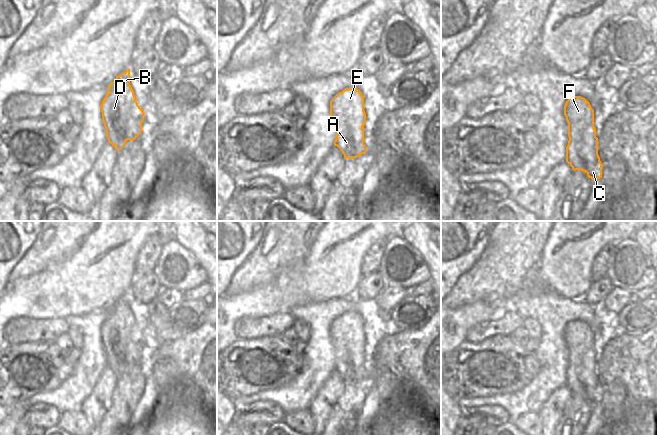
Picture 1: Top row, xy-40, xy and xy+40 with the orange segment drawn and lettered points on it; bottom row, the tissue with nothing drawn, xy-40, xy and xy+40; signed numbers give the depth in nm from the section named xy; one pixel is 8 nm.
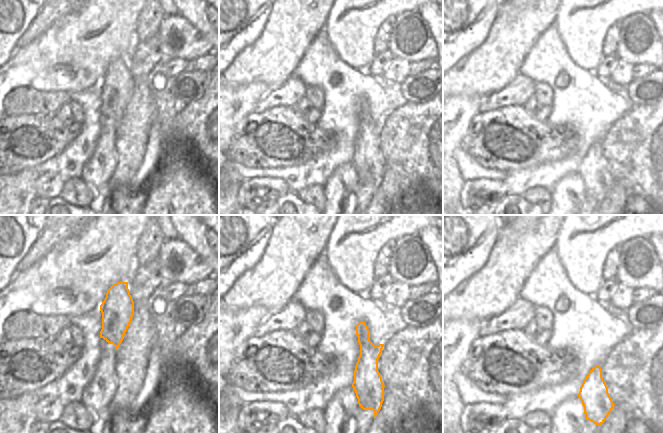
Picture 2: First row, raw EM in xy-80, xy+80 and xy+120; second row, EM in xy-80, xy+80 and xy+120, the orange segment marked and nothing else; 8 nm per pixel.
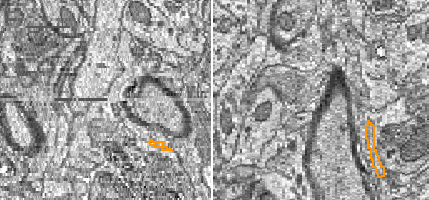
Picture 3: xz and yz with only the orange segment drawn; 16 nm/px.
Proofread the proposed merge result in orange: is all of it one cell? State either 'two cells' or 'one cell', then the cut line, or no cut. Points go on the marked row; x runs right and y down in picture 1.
one cell; no cut

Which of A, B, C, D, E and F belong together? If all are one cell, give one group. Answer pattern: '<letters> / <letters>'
A B C D E F

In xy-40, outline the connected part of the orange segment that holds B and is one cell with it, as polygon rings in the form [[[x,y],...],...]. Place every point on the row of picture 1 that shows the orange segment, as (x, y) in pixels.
[[[130,69],[108,86],[100,111],[108,142],[121,150],[127,140],[135,140],[142,133],[144,111],[138,105],[130,85]]]

